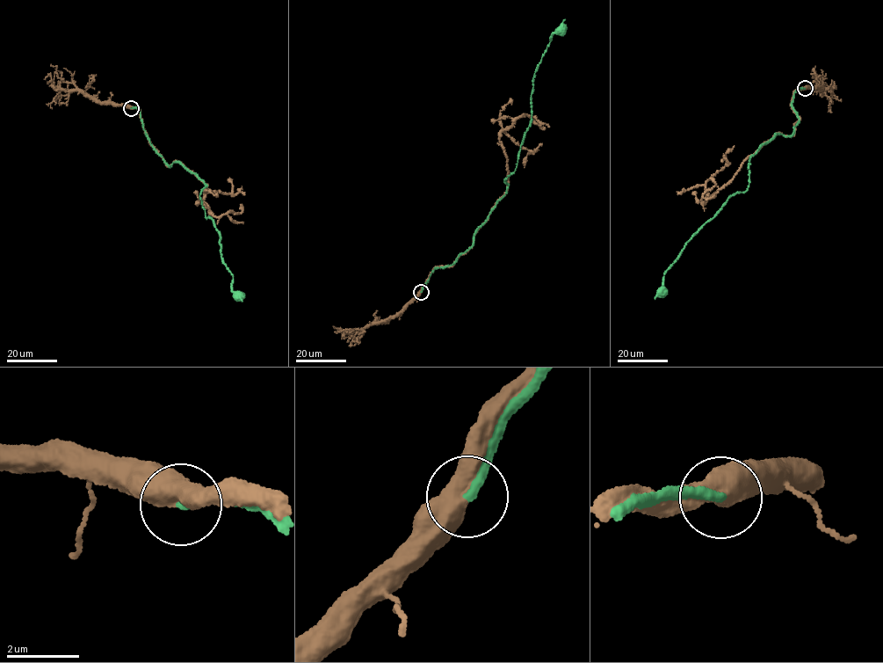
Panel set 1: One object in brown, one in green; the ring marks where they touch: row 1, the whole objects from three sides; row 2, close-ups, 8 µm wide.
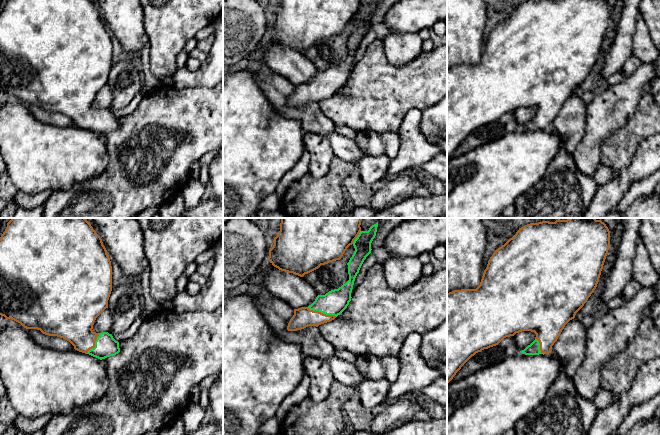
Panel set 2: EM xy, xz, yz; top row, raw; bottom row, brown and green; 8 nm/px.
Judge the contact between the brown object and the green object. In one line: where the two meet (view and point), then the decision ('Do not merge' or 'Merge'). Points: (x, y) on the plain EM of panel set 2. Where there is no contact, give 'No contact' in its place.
Touches brown at xz (322, 89). Merge

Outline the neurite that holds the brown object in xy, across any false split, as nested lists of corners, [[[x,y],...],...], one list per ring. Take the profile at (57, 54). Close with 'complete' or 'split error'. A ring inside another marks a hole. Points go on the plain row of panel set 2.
[[[7,0],[5,7],[3,8],[3,10],[0,13],[0,91],[4,92],[7,96],[12,95],[12,96],[20,99],[26,105],[37,105],[37,106],[40,106],[45,111],[57,112],[57,113],[63,114],[63,115],[69,117],[74,122],[75,126],[85,129],[85,130],[89,130],[93,133],[96,133],[96,134],[102,136],[102,135],[105,135],[110,132],[115,132],[116,130],[118,130],[120,128],[119,118],[116,117],[111,110],[109,110],[108,108],[96,109],[92,106],[96,94],[106,84],[108,84],[108,76],[109,76],[111,67],[112,67],[111,37],[107,30],[107,26],[106,26],[105,22],[103,21],[101,13],[96,9],[96,7],[93,5],[91,0]]] | split error

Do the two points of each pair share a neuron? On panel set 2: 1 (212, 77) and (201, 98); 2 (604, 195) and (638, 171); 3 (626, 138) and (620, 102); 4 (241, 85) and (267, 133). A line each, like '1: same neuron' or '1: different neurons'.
1: different neurons
2: same neuron
3: different neurons
4: same neuron

